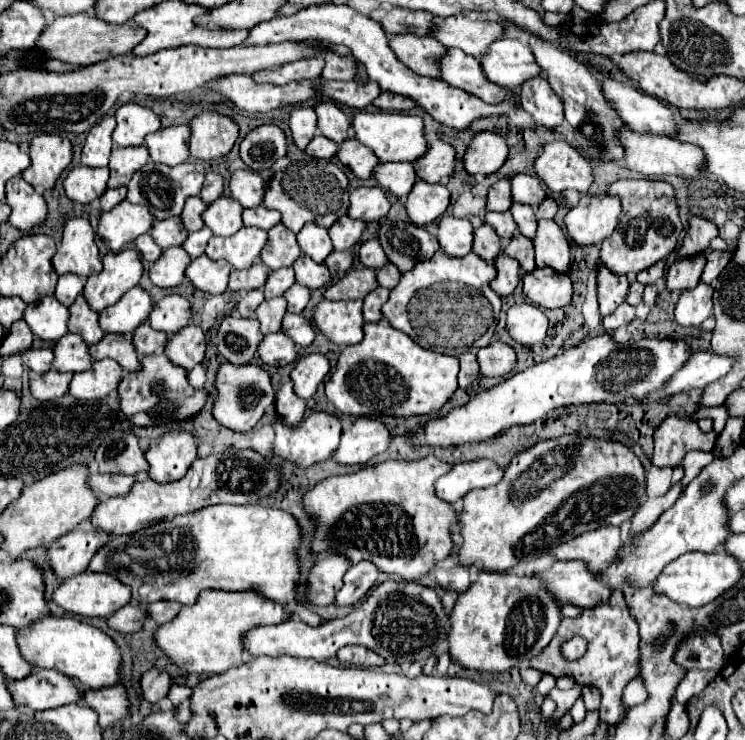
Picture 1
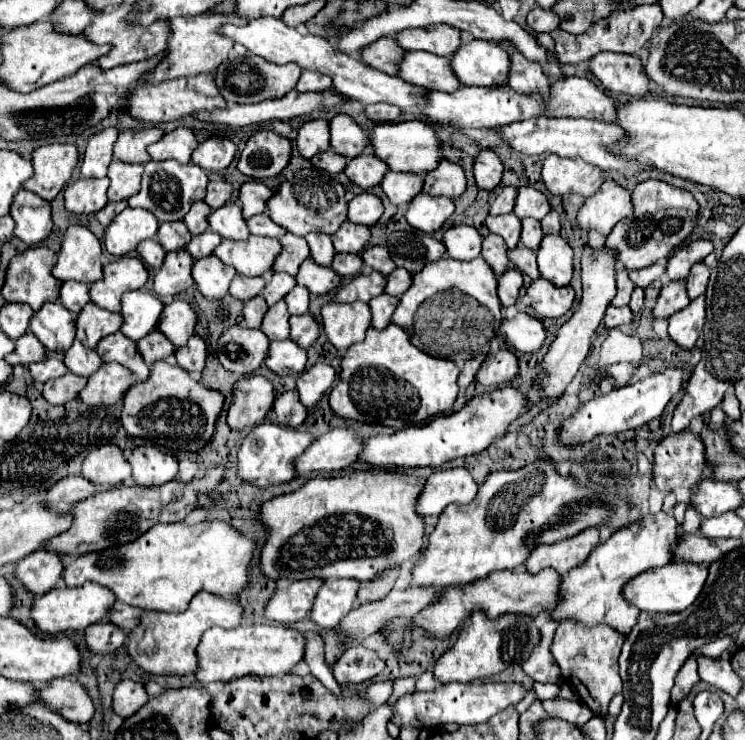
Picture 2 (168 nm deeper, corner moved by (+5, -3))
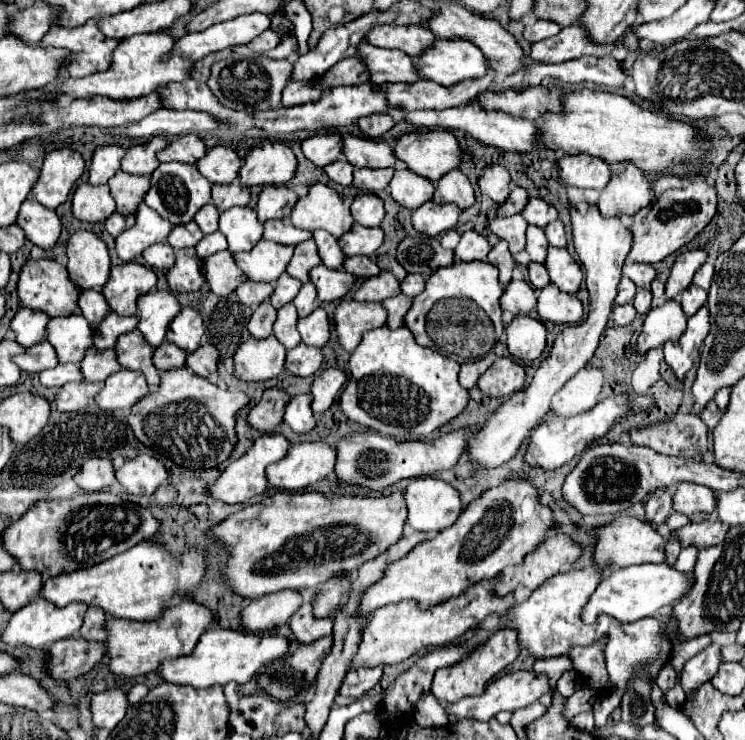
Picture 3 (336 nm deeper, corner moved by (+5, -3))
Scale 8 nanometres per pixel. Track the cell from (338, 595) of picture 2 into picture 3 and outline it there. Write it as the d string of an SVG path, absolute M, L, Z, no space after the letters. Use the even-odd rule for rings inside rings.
M311 599L303 601L299 611L293 613L289 625L291 625L295 637L301 643L311 643L311 641L315 641L319 637L331 635L331 631L333 631L331 617L323 617L323 621L315 621L315 617L311 617Z

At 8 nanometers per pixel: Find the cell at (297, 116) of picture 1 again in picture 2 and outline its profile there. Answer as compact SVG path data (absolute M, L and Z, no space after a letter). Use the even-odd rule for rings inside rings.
M323 119L307 121L297 135L297 149L305 159L329 149L329 123Z

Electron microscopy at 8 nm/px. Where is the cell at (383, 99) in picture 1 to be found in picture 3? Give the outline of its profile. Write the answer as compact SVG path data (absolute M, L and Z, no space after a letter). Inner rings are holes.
M373 113L371 117L363 117L357 121L357 125L361 127L361 131L367 135L367 137L379 137L383 135L385 131L389 131L393 127L393 119L389 113Z

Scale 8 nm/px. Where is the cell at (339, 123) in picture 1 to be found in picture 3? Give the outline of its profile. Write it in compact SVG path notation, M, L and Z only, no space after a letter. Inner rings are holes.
M343 133L343 155L355 167L393 167L397 159L391 153L391 145L385 141L363 139L359 135Z

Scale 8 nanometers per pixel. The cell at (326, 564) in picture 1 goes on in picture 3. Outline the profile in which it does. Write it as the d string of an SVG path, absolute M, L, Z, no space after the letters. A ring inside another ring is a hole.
M277 591L247 601L243 609L243 627L251 631L271 631L287 625L291 613L303 603L301 591Z

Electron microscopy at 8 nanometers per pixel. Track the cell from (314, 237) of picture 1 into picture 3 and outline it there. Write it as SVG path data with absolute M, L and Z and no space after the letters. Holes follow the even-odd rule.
M313 231L313 241L317 243L321 263L329 269L339 269L345 255L341 253L341 249L337 245L337 239L327 231Z

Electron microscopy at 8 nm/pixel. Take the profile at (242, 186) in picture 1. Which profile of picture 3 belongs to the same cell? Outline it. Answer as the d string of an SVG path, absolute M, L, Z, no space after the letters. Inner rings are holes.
M263 187L263 191L259 193L259 199L257 199L257 205L255 205L255 211L257 211L257 217L259 221L269 221L269 219L283 219L291 213L291 207L295 203L297 195L289 189L289 187Z

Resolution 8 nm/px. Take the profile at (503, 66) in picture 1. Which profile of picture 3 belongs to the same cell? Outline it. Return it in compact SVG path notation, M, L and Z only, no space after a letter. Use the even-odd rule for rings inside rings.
M437 39L415 59L415 67L421 77L449 87L459 81L483 77L489 69L489 61L471 41Z

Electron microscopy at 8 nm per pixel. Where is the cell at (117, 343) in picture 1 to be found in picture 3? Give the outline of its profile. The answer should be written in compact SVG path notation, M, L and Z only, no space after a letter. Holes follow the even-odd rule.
M137 329L119 337L119 341L115 345L119 365L125 369L131 369L131 371L141 371L147 377L147 383L151 389L155 389L159 385L159 371L151 363L153 351L155 349L145 343L143 335Z

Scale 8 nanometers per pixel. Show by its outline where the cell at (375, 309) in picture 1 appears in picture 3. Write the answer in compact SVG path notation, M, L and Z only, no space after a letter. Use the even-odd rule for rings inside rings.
M395 295L395 297L389 297L387 301L383 301L381 305L387 309L387 327L391 329L397 329L399 325L403 325L403 315L407 313L407 309L411 307L411 297L407 295Z

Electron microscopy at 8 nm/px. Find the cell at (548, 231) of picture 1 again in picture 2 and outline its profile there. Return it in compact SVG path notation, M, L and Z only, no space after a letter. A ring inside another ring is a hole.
M545 235L537 253L541 277L557 287L565 287L573 277L573 249L561 235Z

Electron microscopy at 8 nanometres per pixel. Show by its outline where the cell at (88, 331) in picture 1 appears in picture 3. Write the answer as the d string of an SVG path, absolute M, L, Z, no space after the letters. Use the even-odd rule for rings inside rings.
M113 311L107 313L107 317L97 325L95 335L95 349L113 349L115 341L121 333L129 333L137 327L137 317L121 317Z

